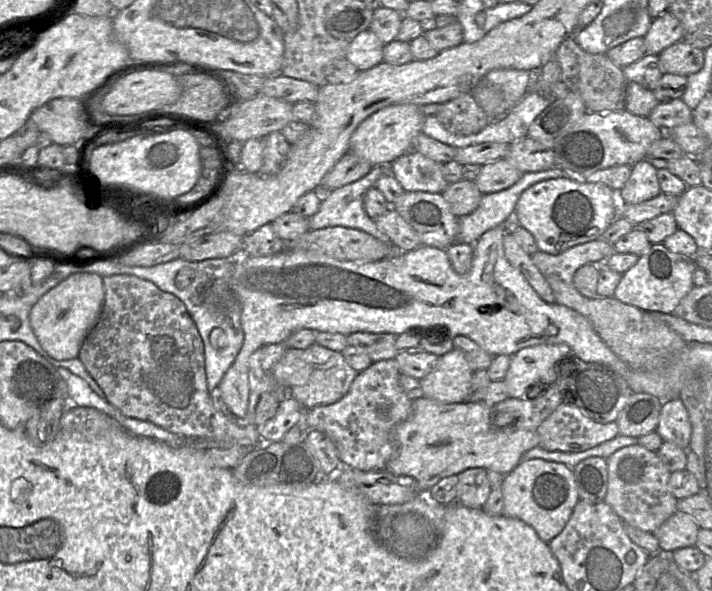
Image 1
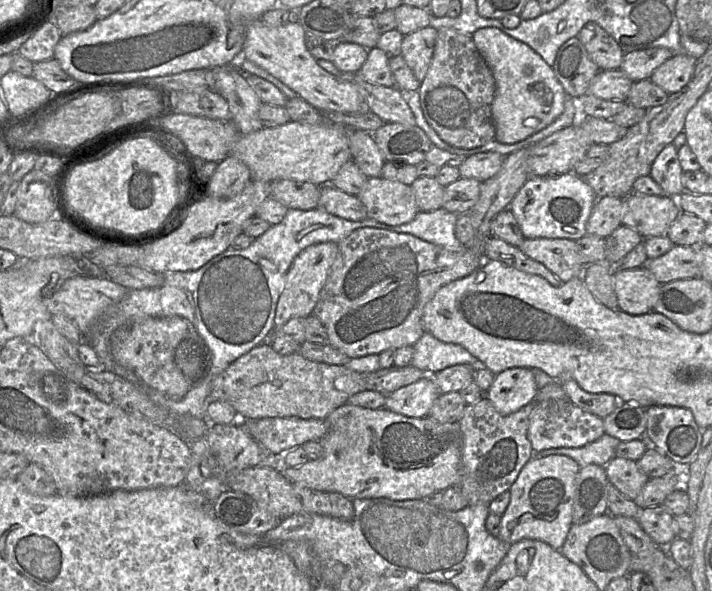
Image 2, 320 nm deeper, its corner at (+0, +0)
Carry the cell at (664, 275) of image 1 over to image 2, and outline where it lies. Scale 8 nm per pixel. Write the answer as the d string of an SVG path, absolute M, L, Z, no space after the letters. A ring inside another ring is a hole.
M613 268L613 281L618 309L630 315L643 315L653 311L661 284L648 268Z

